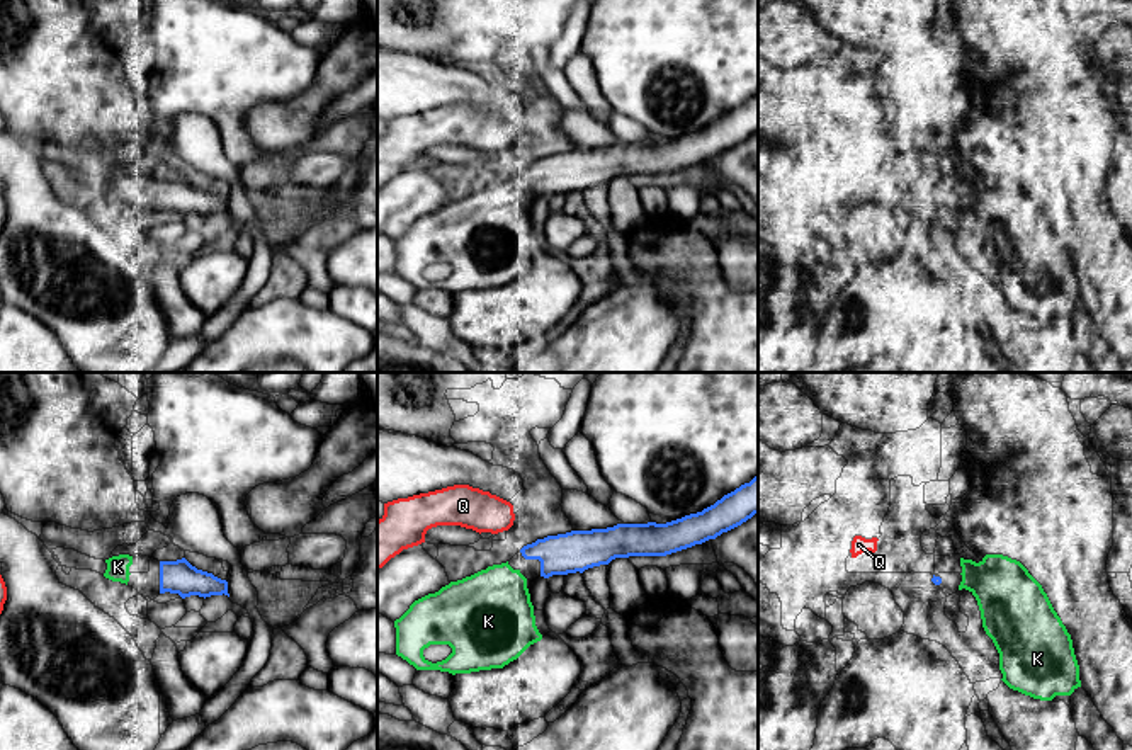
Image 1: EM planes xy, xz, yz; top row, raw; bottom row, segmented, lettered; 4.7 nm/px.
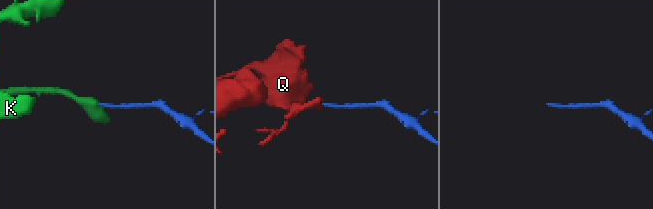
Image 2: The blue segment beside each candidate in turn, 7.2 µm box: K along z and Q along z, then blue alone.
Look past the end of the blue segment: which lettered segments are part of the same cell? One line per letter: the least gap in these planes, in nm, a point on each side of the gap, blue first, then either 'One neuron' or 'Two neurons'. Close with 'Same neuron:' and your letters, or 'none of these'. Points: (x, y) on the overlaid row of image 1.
K: Distance 60 nm. Across: xz (526, 558), (519, 570). One neuron
Q: Distance 110 nm. Across: xz (524, 546), (507, 529). Two neurons
Same neuron: K

